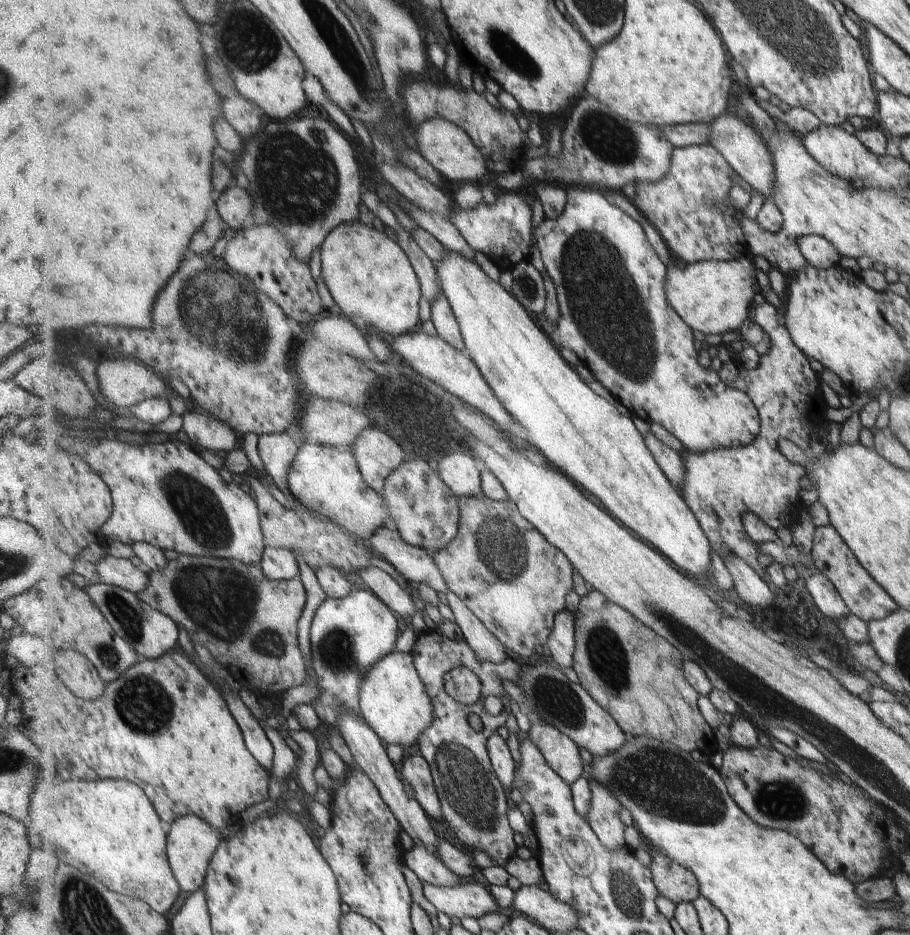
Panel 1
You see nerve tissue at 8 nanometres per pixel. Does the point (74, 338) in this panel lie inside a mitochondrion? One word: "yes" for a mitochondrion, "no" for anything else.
no

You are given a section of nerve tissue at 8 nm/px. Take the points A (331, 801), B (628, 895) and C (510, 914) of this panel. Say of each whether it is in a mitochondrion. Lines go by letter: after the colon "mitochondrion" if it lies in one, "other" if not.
A: other
B: mitochondrion
C: other

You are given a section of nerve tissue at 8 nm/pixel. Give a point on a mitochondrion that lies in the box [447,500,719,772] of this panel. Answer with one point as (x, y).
(513, 562)

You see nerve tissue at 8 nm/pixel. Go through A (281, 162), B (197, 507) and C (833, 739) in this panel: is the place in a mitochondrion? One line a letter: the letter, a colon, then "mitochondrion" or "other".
A: mitochondrion
B: mitochondrion
C: mitochondrion

